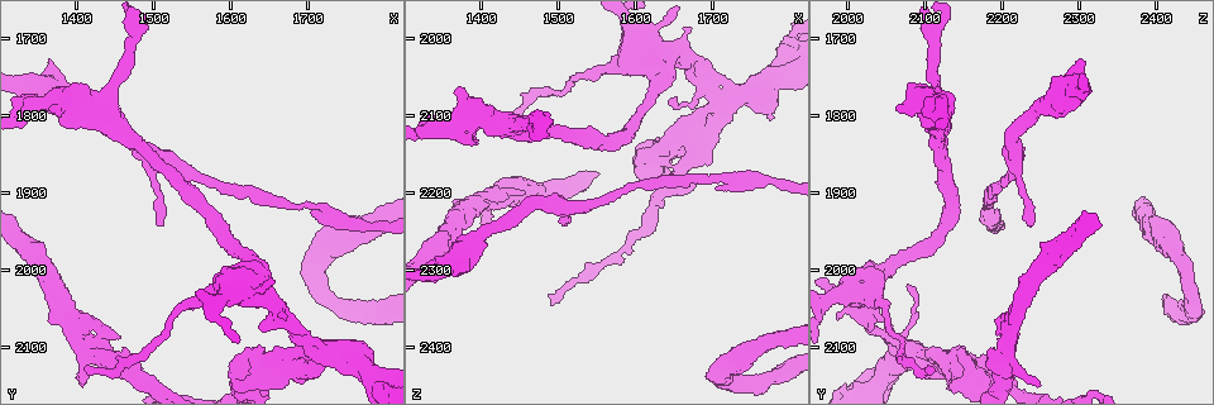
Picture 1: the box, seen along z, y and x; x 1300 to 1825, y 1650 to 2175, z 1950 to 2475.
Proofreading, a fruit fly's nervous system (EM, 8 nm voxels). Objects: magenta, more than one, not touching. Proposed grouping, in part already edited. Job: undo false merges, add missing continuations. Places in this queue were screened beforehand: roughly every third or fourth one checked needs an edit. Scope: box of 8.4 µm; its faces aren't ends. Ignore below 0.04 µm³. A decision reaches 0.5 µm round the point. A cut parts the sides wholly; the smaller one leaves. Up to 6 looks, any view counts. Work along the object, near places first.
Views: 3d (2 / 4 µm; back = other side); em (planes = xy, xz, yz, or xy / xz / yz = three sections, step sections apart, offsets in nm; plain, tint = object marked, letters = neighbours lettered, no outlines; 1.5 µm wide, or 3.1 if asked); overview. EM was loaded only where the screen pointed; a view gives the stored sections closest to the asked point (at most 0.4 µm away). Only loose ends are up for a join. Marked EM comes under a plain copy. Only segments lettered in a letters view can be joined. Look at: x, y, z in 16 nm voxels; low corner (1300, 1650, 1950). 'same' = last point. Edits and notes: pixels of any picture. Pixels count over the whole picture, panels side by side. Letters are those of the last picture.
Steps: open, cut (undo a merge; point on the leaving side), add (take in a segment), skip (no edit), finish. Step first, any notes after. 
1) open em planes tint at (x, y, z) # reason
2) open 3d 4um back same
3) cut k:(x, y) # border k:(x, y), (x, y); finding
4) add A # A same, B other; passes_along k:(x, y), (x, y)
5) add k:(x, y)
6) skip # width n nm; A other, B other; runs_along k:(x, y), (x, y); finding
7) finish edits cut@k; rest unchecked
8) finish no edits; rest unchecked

open 3d 4um at (1715, 2105, 2080) # thick turns thin

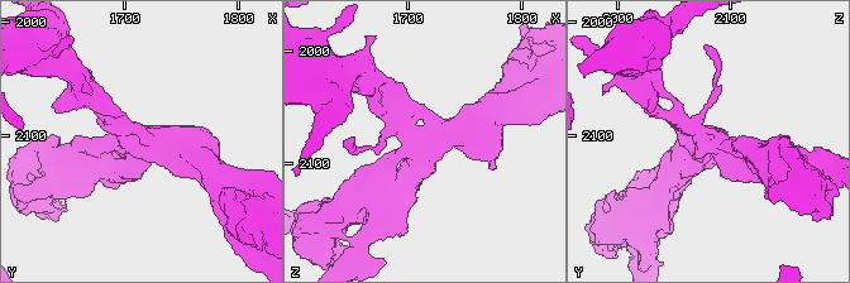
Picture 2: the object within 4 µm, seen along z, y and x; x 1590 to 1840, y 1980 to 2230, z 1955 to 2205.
open em planes letters at (1712, 2104, 2078)

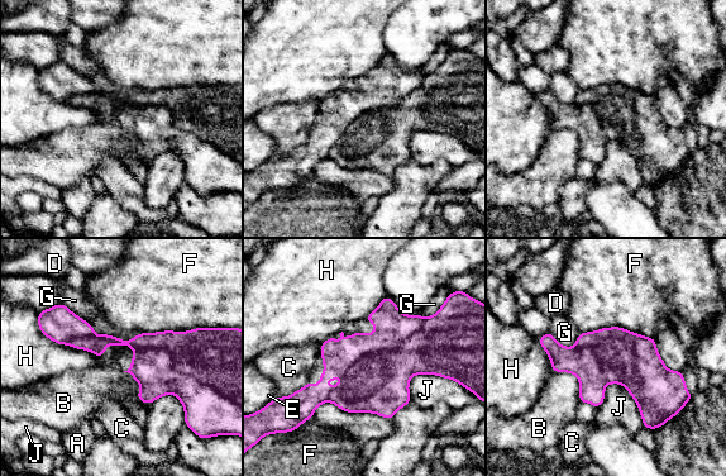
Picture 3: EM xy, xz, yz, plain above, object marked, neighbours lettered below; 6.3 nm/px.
cut 3:(378, 382) # longest_contact F 500 nm; A other, B other, C other, D other, E other, F other, G other, H other, J other; part_leaving 3:(108, 338), (166, 341), (191, 372); two neurons meet here

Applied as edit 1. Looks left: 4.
open em planes letters at (1685, 1920, 2185) # narrows sharply

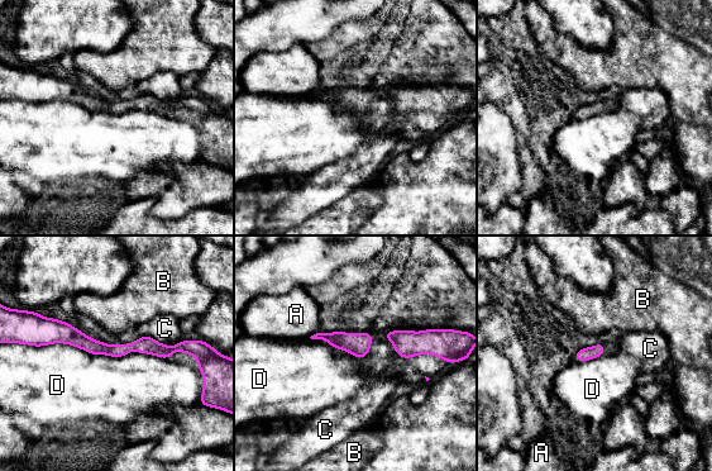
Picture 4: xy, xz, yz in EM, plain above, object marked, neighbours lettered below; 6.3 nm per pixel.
skip # A other, B other, C other, D other; one neuron here

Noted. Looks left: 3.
open em planes letters at (1365, 1725, 2300)

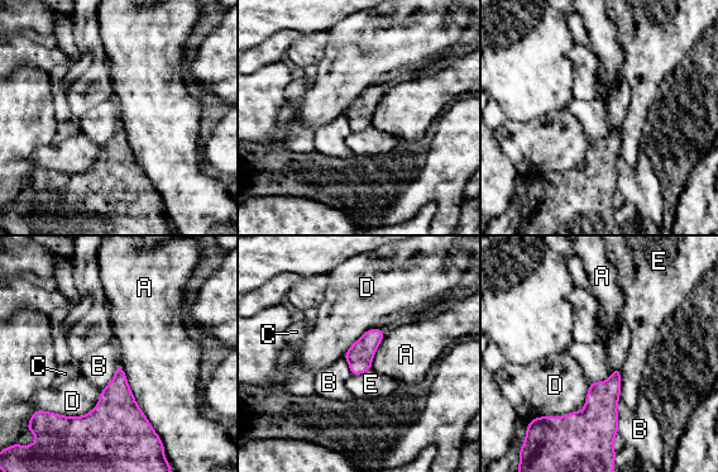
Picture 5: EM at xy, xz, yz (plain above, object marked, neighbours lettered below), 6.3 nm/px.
skip # A other, B other, C other, D other, E other; border 5:(620, 399), (617, 405), (617, 433); no lettered segment goes on from it

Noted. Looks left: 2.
finish edits cut@3; rest unchecked

